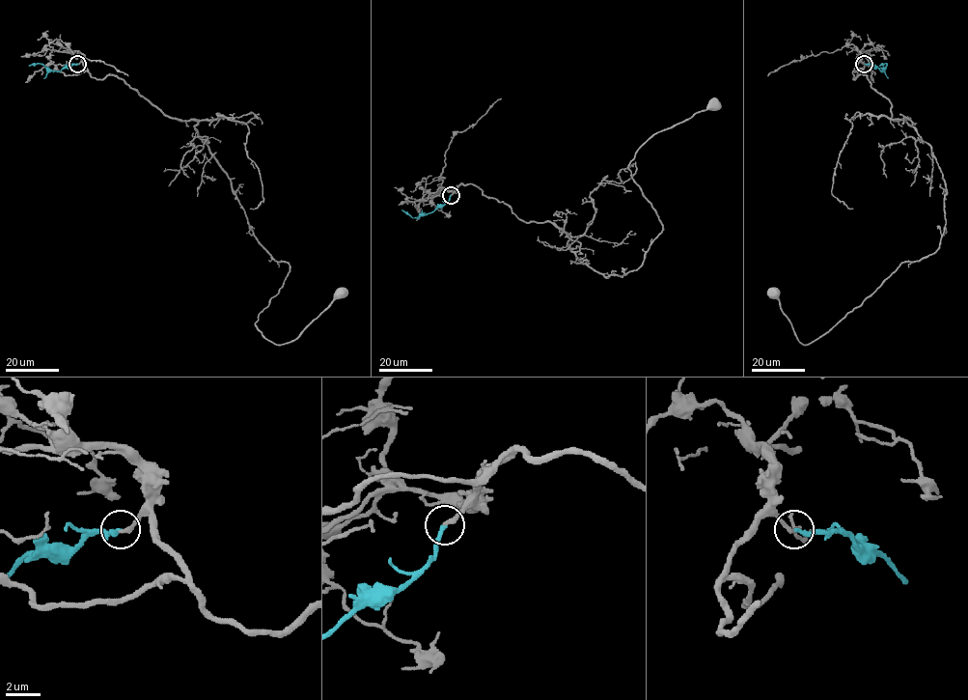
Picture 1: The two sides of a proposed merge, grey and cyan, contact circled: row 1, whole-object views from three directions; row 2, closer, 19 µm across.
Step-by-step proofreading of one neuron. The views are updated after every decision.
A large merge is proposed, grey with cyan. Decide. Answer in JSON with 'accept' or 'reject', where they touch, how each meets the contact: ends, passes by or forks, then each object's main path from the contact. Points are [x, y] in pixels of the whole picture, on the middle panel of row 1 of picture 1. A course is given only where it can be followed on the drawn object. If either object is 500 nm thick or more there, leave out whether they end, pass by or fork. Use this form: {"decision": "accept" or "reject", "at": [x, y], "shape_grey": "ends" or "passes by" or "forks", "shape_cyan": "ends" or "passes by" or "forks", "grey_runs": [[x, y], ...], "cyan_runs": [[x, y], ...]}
{"decision": "accept", "at": [451, 195], "shape_grey": "ends", "shape_cyan": "ends", "grey_runs": [[451, 194], [475, 184], [561, 228], [589, 266], [624, 275], [662, 231], [629, 162], [714, 103]], "cyan_runs": [[451, 195], [443, 205], [417, 217], [401, 210]]}

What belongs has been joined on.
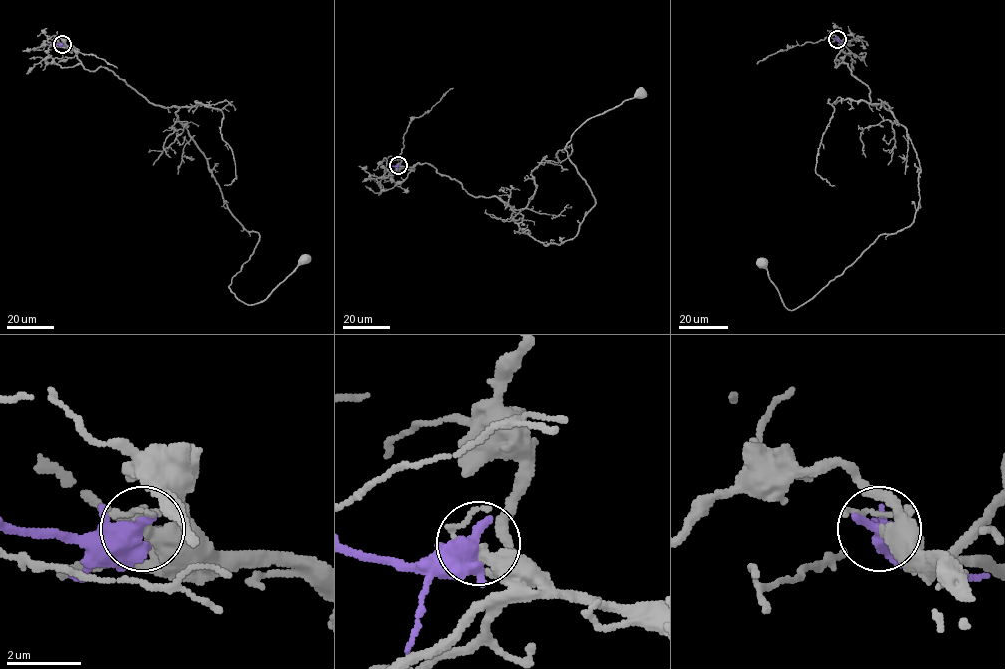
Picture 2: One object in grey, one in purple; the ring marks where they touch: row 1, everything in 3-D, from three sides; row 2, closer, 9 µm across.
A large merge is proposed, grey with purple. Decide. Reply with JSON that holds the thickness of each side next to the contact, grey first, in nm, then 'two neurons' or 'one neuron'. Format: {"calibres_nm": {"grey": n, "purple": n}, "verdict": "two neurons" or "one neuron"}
{"calibres_nm": {"grey": 340, "purple": 360}, "verdict": "two neurons"}

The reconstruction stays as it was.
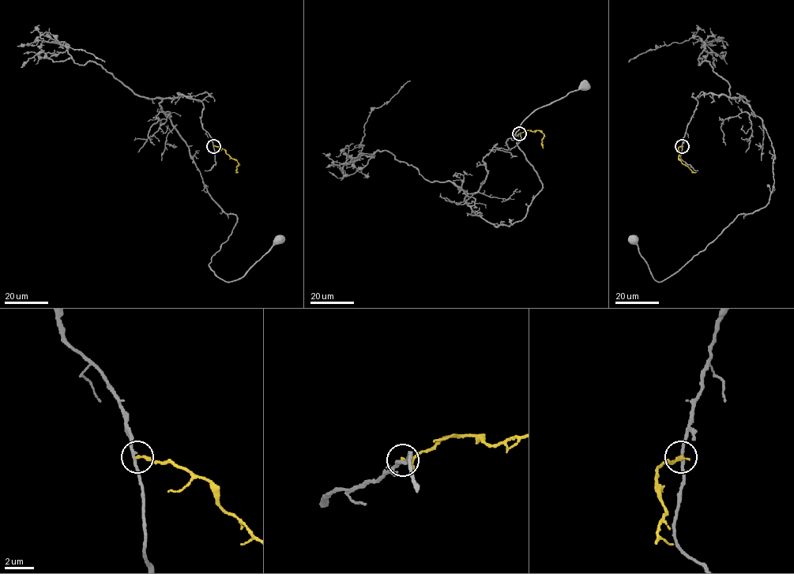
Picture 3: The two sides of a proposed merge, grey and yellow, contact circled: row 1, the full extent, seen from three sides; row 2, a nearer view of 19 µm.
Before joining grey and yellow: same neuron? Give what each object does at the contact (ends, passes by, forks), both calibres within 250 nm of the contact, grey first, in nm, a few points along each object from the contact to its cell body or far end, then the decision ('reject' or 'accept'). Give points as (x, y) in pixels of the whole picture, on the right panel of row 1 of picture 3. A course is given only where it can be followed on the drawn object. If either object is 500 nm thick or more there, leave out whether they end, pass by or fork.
grey passes by; yellow ends there; 200 nm thick on the grey side, 200 nm on the other; grey runs (682, 146), (696, 97), (741, 99), (773, 148), (769, 202), (739, 214), (660, 282), (633, 238); yellow runs (682, 146), (678, 148), (678, 159), (696, 172); reject

